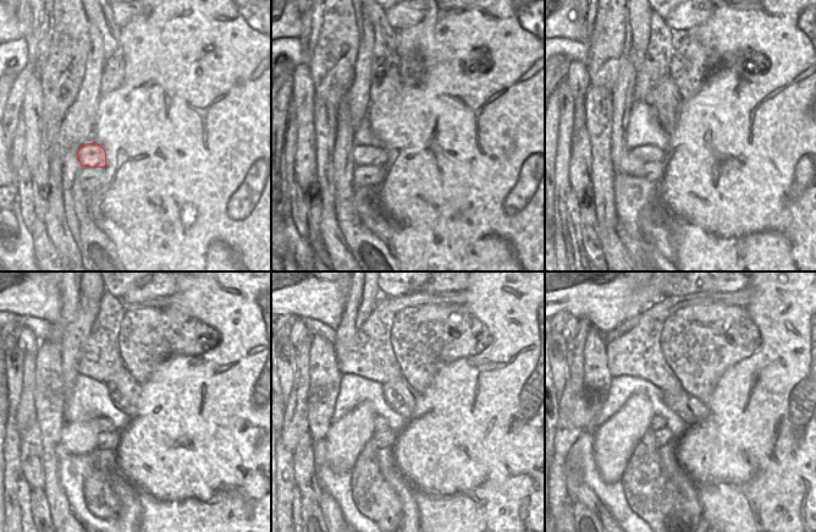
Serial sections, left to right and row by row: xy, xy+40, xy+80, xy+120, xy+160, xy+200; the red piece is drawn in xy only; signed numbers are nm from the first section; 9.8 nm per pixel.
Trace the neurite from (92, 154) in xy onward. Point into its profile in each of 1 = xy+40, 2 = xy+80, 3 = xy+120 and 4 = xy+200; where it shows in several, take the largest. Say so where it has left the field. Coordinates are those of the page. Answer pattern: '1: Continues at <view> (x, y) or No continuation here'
1: Continues at xy+40 (364, 155)
2: Continues at xy+80 (645, 152)
3: Continues at xy+120 (105, 424)
4: Continues at xy+200 (659, 422).

